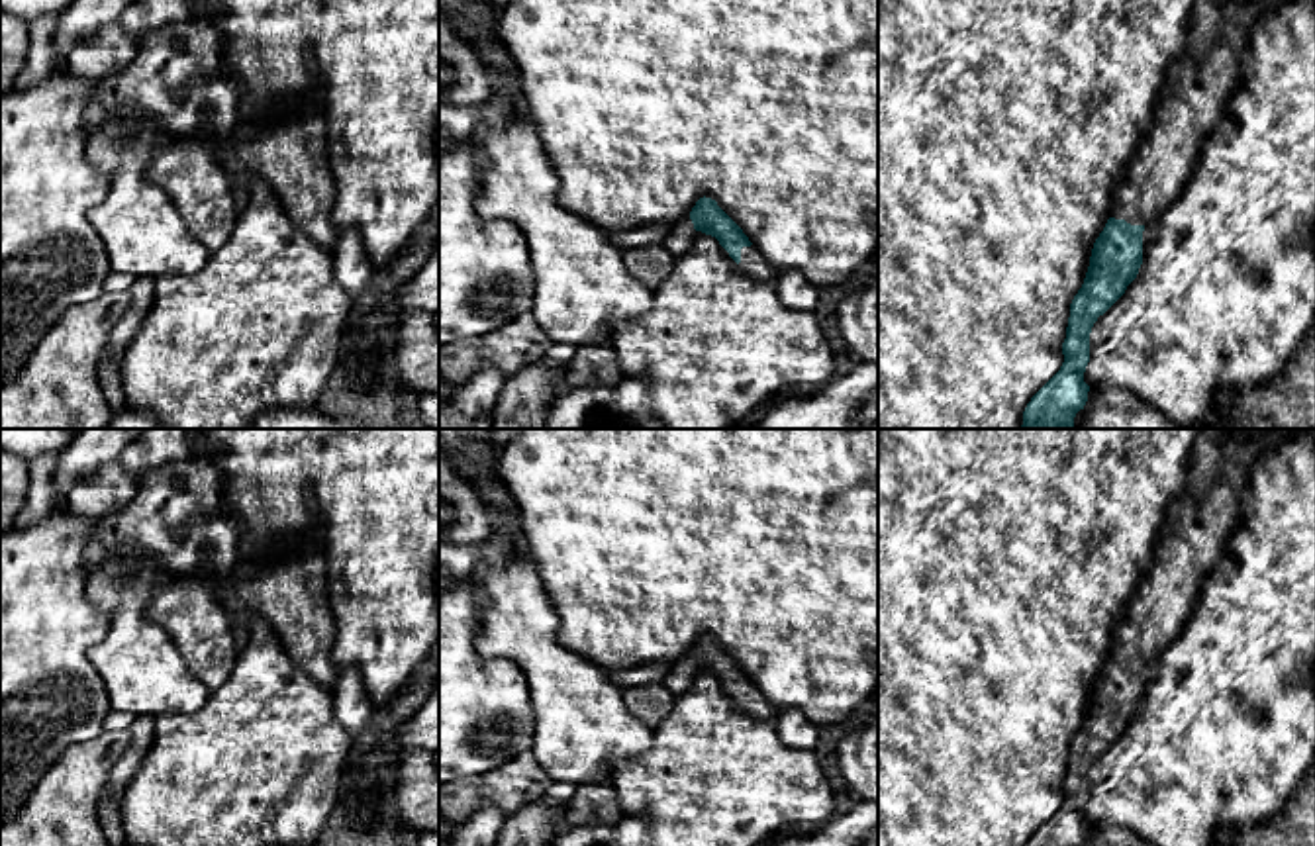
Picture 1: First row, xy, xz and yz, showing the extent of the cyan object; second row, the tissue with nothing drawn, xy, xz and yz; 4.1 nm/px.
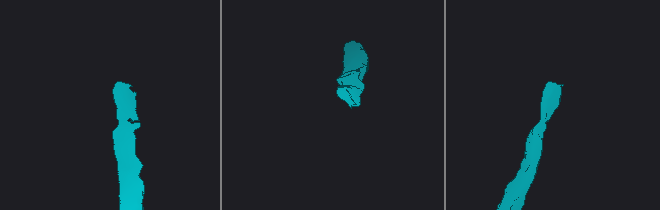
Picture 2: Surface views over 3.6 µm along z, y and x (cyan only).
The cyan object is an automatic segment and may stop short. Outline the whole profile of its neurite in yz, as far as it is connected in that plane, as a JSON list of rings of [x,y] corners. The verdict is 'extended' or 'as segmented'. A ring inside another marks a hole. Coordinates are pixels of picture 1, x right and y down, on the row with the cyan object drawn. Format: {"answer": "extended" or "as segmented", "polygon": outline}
{"answer": "extended", "polygon": [[[1195,0],[1186,22],[1182,51],[1166,65],[1154,104],[1152,127],[1137,147],[1127,176],[1117,186],[1109,219],[1094,243],[1082,288],[1070,304],[1064,362],[1060,370],[1031,398],[1021,429],[1074,429],[1074,417],[1088,401],[1084,372],[1090,362],[1090,333],[1137,278],[1143,264],[1143,231],[1182,192],[1205,137],[1219,121],[1223,108],[1239,84],[1242,51],[1252,25],[1288,0]]]}

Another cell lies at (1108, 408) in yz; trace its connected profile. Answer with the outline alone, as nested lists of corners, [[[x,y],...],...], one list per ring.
[[[1090,388],[1074,429],[1186,429],[1164,411],[1119,388]]]

